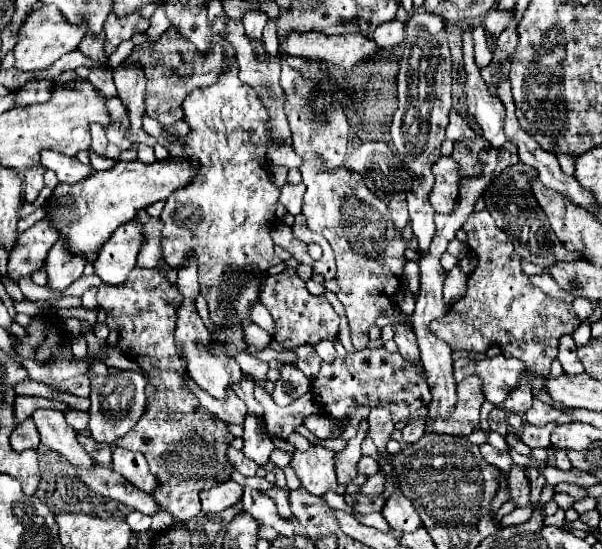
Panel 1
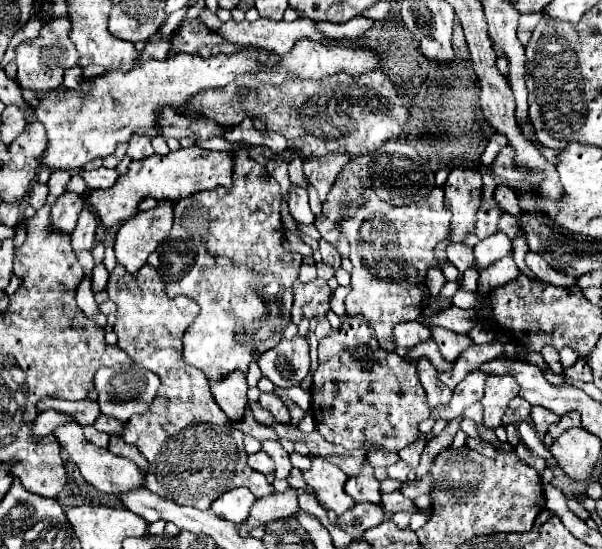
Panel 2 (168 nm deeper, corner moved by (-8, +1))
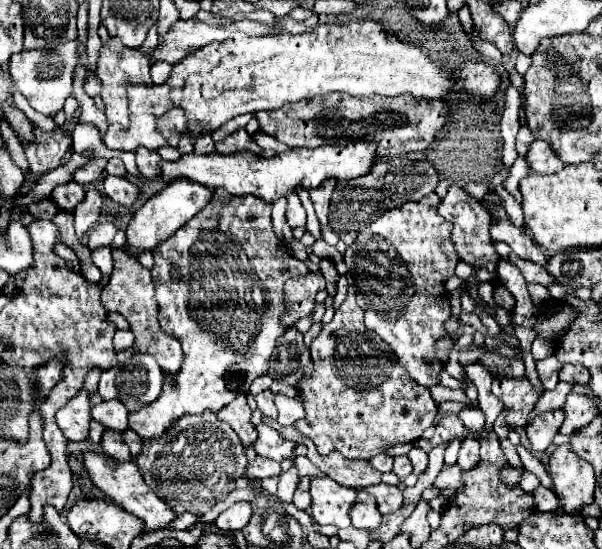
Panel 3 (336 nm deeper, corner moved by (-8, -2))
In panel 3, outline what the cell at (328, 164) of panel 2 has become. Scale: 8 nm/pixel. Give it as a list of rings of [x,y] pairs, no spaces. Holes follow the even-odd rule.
[[[328,179],[316,191],[310,191],[310,199],[314,203],[314,211],[318,215],[320,225],[326,225],[329,222],[330,195],[334,191],[334,185],[336,185],[336,181],[334,179]]]

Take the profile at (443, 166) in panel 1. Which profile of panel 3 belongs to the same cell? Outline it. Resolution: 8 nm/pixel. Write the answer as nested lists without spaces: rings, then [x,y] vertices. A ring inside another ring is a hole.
[[[452,185],[446,193],[446,197],[440,201],[438,205],[438,215],[442,215],[446,221],[450,221],[454,225],[452,229],[452,243],[456,245],[460,259],[478,267],[478,269],[486,269],[486,271],[496,271],[498,263],[500,263],[500,255],[494,249],[494,241],[490,239],[490,215],[488,211],[480,205],[480,201],[476,201],[474,197],[470,197],[468,193],[464,193],[460,187]]]

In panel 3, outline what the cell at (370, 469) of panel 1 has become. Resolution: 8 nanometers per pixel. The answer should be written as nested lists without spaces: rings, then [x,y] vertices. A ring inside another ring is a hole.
[[[376,455],[376,459],[370,459],[370,465],[380,471],[380,473],[388,473],[392,471],[392,457],[386,457],[386,455]]]

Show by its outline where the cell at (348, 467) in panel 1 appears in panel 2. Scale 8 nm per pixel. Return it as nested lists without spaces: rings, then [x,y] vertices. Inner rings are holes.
[[[364,462],[364,468],[360,476],[348,478],[346,482],[346,492],[356,500],[356,502],[380,502],[380,492],[378,492],[380,482],[374,478],[374,470],[368,462]]]

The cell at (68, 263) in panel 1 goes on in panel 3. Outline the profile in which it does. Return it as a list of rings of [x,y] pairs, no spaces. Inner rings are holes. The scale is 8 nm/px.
[[[88,187],[84,199],[74,209],[74,227],[78,239],[98,221],[102,207],[102,193],[96,187]]]

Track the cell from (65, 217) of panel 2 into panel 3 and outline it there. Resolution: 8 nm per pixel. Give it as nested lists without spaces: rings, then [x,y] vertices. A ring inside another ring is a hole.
[[[76,181],[58,185],[52,191],[52,201],[64,211],[72,211],[76,207],[76,203],[80,203],[80,199],[84,199],[84,187]]]

